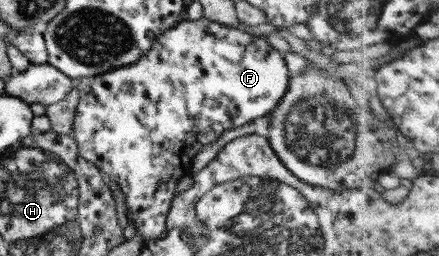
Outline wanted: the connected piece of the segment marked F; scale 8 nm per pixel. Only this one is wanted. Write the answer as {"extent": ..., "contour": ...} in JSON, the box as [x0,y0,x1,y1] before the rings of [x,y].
{"extent":[73,17,289,239],"contour":[[[204,17],[197,20],[182,18],[174,27],[170,27],[166,33],[162,33],[156,43],[150,47],[140,59],[126,66],[120,66],[112,71],[93,76],[91,79],[91,90],[79,100],[76,115],[73,123],[73,138],[79,147],[79,154],[90,163],[99,167],[106,175],[120,186],[124,193],[127,211],[127,219],[135,223],[138,235],[143,239],[156,239],[162,236],[167,230],[167,215],[176,195],[176,185],[189,169],[193,159],[203,147],[216,141],[222,133],[235,127],[242,127],[253,122],[256,118],[269,116],[272,110],[280,104],[289,86],[289,69],[285,59],[276,49],[273,49],[264,38],[249,35],[240,29],[227,26]]]}

